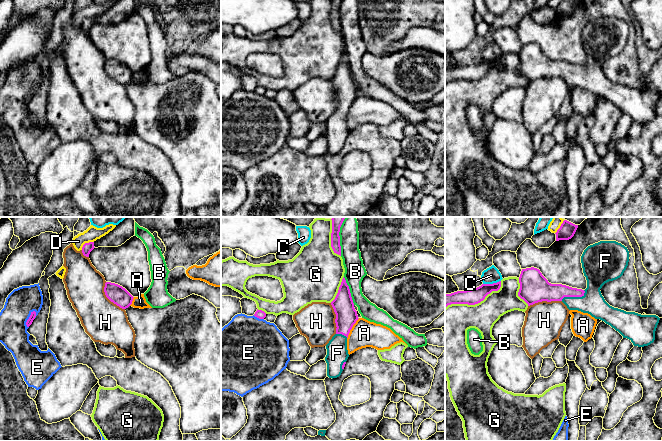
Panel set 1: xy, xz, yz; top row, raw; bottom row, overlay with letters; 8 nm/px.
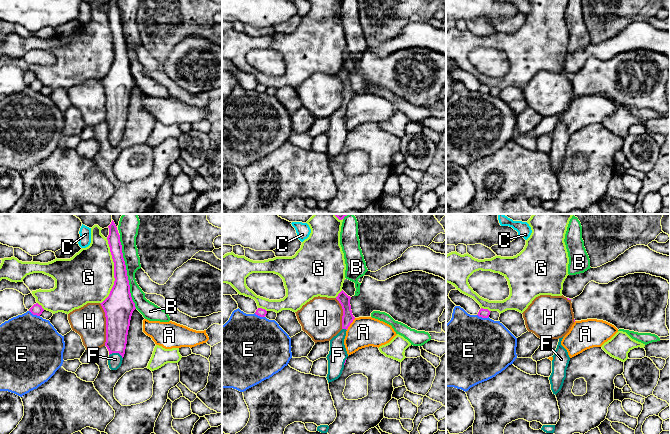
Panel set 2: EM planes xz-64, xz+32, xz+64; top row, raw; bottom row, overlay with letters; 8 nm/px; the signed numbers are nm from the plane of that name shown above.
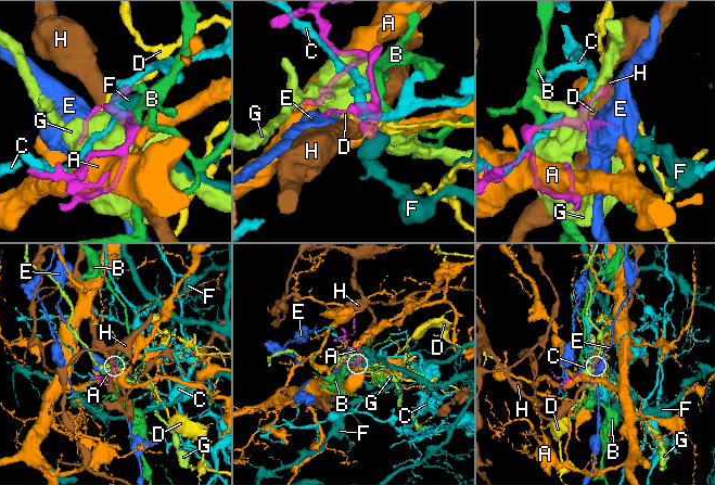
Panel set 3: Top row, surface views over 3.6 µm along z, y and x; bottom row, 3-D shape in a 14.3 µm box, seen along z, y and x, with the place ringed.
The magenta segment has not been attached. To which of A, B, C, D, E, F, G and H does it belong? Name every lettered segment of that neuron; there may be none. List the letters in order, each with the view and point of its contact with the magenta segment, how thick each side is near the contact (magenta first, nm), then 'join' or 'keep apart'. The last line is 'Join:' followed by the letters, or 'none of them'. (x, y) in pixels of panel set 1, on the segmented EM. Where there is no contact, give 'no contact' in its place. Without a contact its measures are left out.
A: xz (351, 328) | 180/220 nm | keep apart
B: xz (339, 236) | 100/160 nm | keep apart
C: yz (491, 284) | 130/130 nm | keep apart
D: xy (86, 243) | 80/120 nm | keep apart
E: xy (28, 319) | 50/220 nm | keep apart
F: yz (573, 296) | 160/190 nm | join
G: yz (475, 303) | 130/280 nm | keep apart
H: yz (544, 300) | 240/300 nm | keep apart
Join: F

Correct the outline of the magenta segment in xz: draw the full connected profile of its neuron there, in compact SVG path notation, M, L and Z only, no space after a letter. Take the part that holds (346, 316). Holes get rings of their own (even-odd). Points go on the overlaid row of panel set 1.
M343 277L335 299L331 305L336 314L336 334L326 345L327 376L337 378L341 375L349 357L347 338L353 325L359 319L351 297L349 286Z

